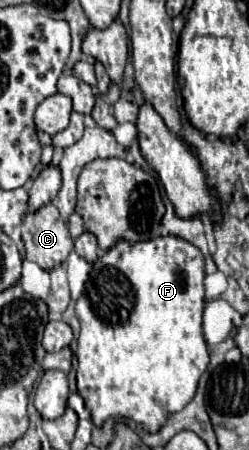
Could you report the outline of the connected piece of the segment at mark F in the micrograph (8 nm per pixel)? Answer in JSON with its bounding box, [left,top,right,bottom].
[76,235,210,433]

